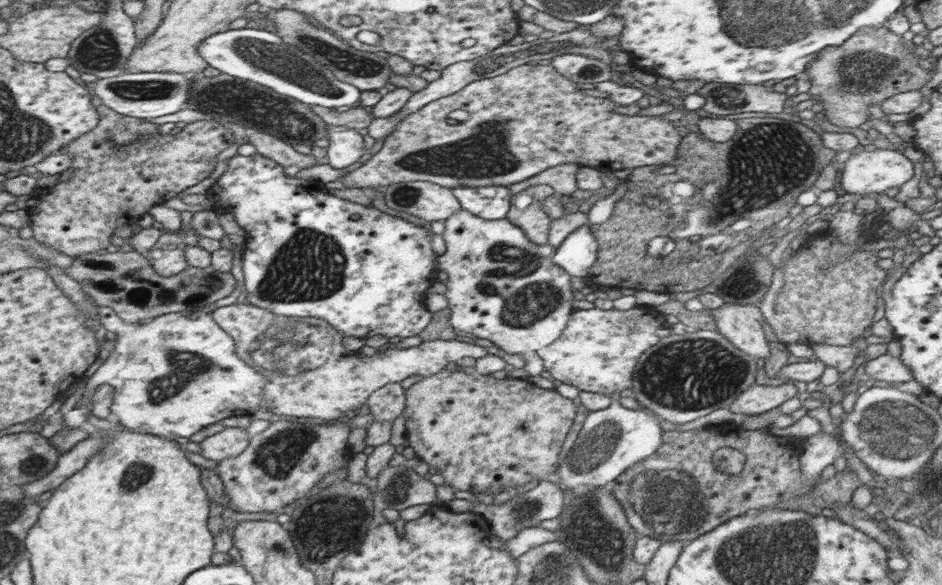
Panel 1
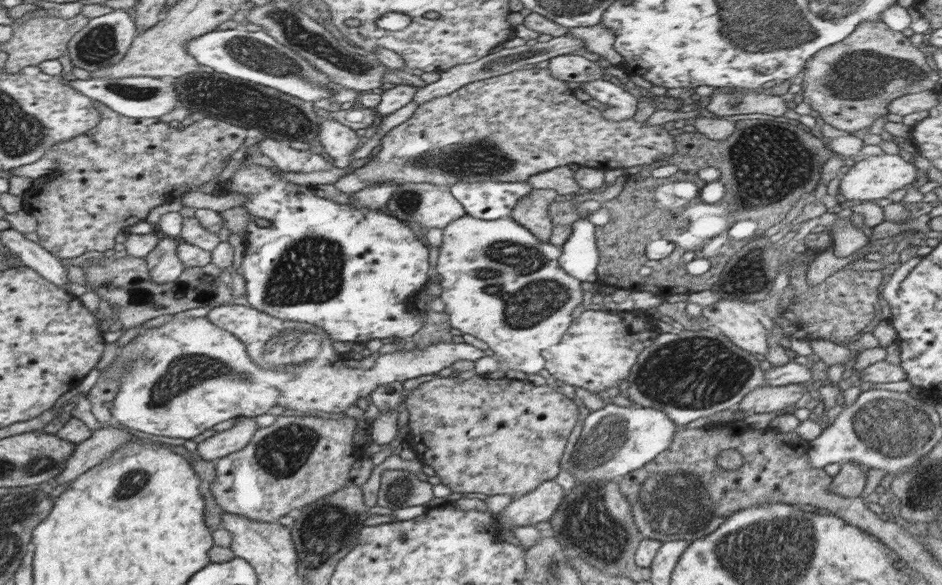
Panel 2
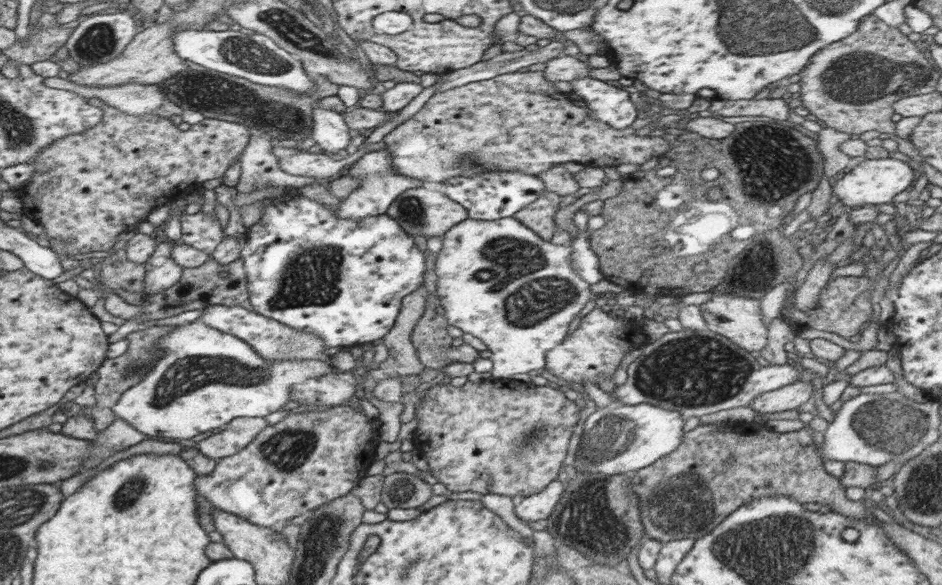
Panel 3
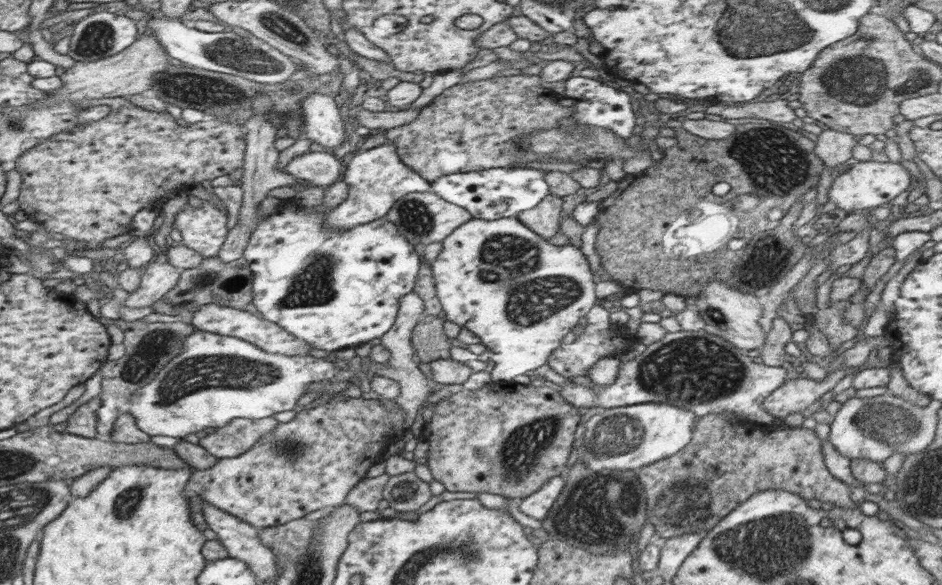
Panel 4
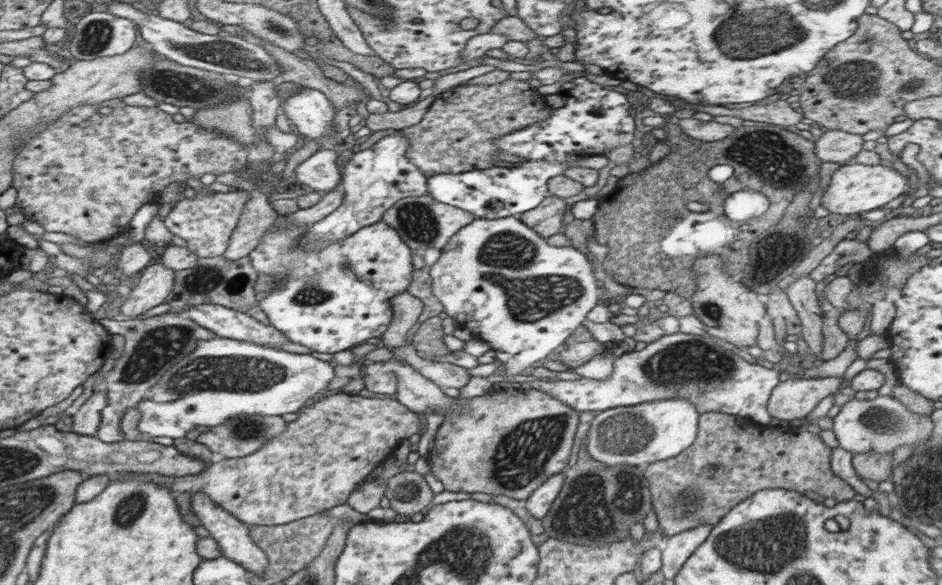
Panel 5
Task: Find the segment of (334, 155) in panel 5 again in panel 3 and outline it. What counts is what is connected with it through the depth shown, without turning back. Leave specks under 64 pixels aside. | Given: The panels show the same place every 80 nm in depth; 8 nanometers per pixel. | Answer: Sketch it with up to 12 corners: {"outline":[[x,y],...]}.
{"outline":[[362,146],[345,158],[274,148],[283,172],[323,180],[343,176],[370,151]]}

